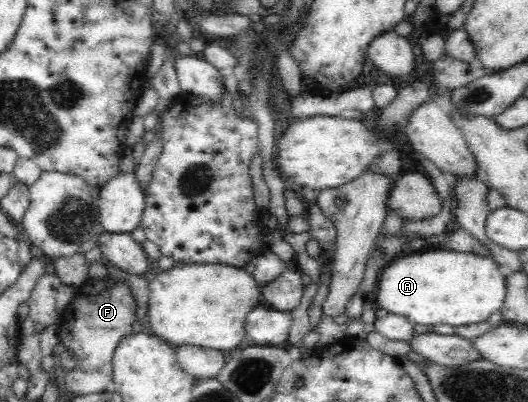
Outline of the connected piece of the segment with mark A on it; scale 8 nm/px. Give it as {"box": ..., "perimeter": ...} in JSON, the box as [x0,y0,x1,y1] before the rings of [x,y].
{"box":[376,249,506,325],"perimeter":[[[422,249],[415,255],[401,257],[386,264],[379,271],[376,298],[381,312],[390,311],[406,317],[417,325],[467,325],[489,319],[489,315],[501,309],[506,296],[506,278],[492,257],[481,257],[477,253],[463,253],[451,249]]]}

